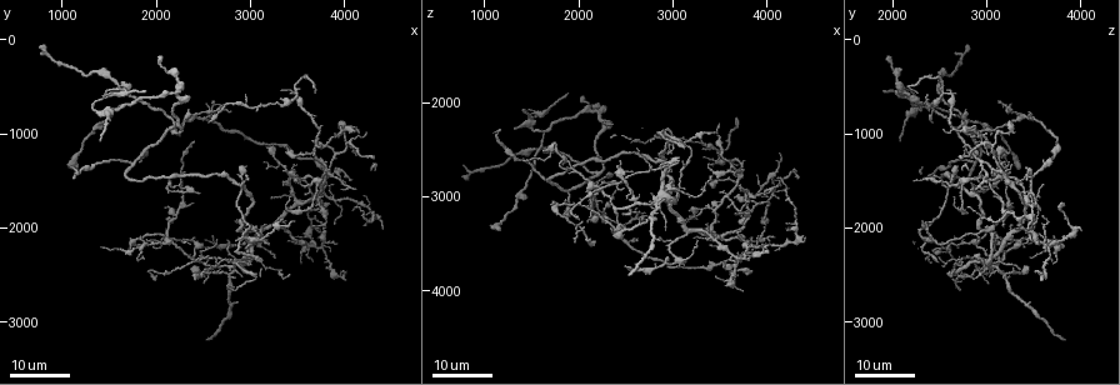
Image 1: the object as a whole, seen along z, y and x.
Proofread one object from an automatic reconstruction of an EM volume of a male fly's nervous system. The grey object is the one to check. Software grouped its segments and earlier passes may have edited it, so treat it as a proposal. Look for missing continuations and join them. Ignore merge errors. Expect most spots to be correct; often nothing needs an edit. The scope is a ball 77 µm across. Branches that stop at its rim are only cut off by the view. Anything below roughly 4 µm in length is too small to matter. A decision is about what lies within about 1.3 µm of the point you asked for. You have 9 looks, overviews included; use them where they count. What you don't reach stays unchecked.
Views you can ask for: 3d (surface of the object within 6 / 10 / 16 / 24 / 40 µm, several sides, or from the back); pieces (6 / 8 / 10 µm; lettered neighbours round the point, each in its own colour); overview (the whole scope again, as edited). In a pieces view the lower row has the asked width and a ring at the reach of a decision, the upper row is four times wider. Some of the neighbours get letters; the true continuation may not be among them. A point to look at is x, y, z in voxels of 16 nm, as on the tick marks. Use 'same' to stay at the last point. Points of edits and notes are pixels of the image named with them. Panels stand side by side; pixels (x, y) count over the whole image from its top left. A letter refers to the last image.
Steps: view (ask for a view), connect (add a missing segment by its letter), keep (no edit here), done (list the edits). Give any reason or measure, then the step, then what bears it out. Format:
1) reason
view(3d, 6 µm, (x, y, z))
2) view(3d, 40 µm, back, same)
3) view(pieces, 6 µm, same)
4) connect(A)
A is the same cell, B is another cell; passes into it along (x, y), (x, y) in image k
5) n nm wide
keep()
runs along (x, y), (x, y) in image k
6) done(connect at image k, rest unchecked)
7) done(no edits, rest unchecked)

an open end
view(3d, 16 µm, (2320, 780, 2800))

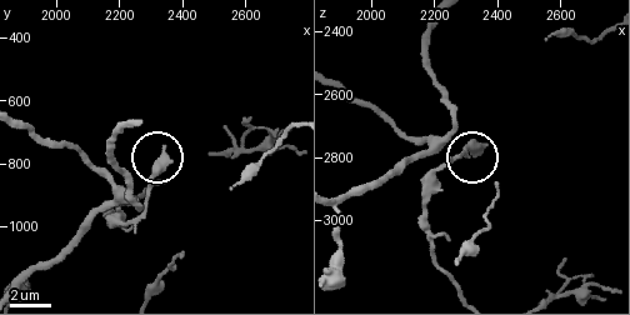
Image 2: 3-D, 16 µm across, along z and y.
see the neighbours
view(pieces, 10 µm, same)

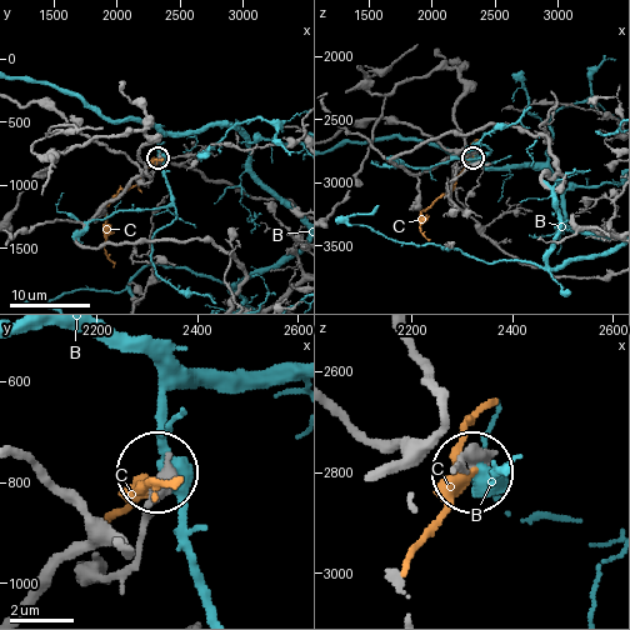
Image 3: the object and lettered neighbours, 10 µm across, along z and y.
400 nm wide
keep()
B and C are other cells; no lettered segment goes on from it

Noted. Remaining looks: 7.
thin end
view(3d, 24 µm, (2620, 800, 3480))

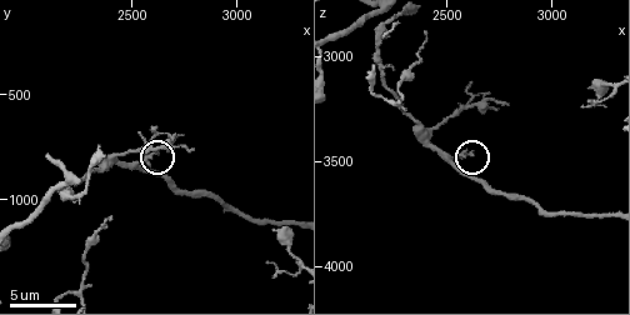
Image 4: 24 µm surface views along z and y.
view(pieces, 6 µm, same)

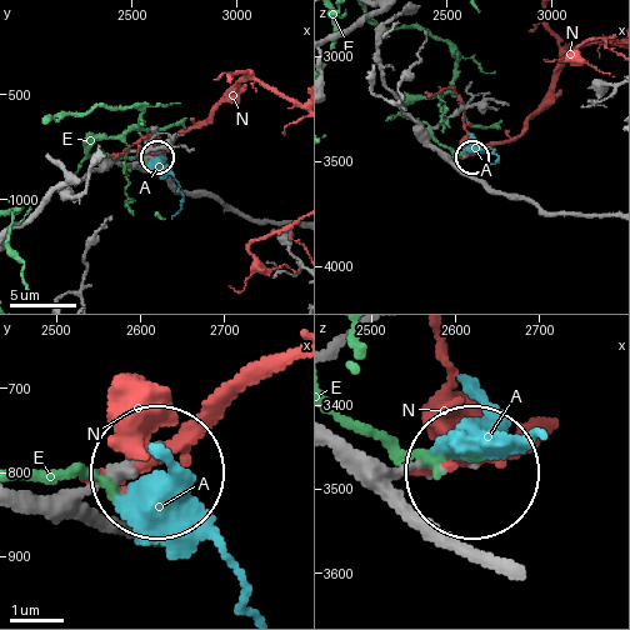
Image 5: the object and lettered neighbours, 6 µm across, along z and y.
keep()
A, E and N are other cells; no lettered segment goes on from it

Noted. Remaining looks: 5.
branch stops here
view(3d, 16 µm, (4080, 1480, 3440))

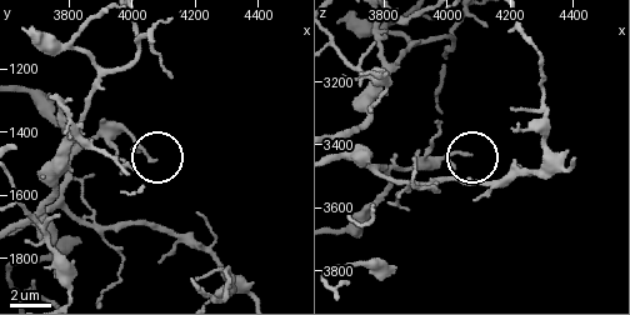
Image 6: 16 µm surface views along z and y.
view(pieces, 6 µm, (4070, 1490, 3440))

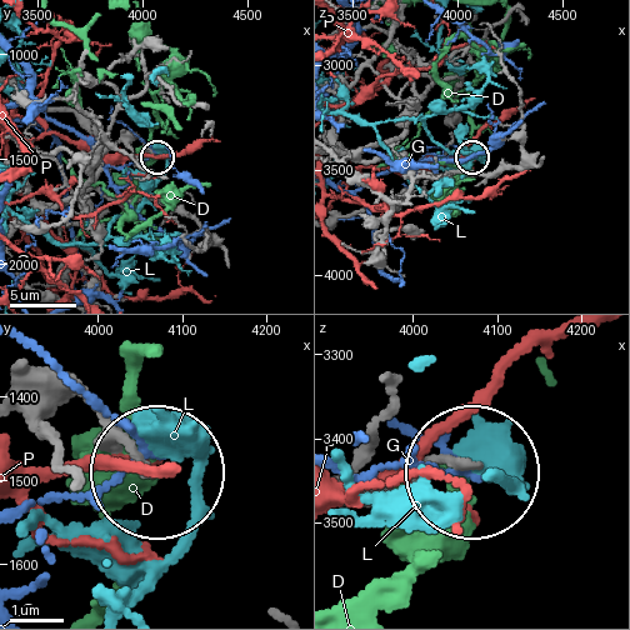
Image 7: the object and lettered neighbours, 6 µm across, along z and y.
keep()
D, G, L and P are other cells; none of them fits

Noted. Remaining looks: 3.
long arm stops here
view(3d, 24 µm, (1980, 2560, 3220))

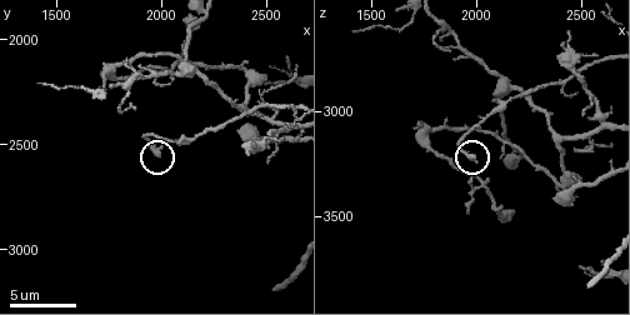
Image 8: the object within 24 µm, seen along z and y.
see the neighbours
view(pieces, 8 µm, (1980, 2540, 3220))

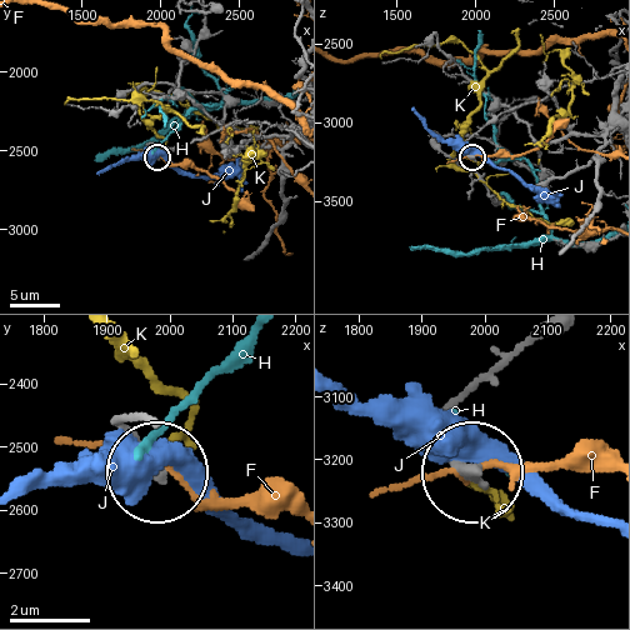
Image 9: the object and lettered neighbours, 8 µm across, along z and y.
keep()
F, H, J and K are other cells; none of them fits

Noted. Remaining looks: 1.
done(no edits, rest unchecked)

